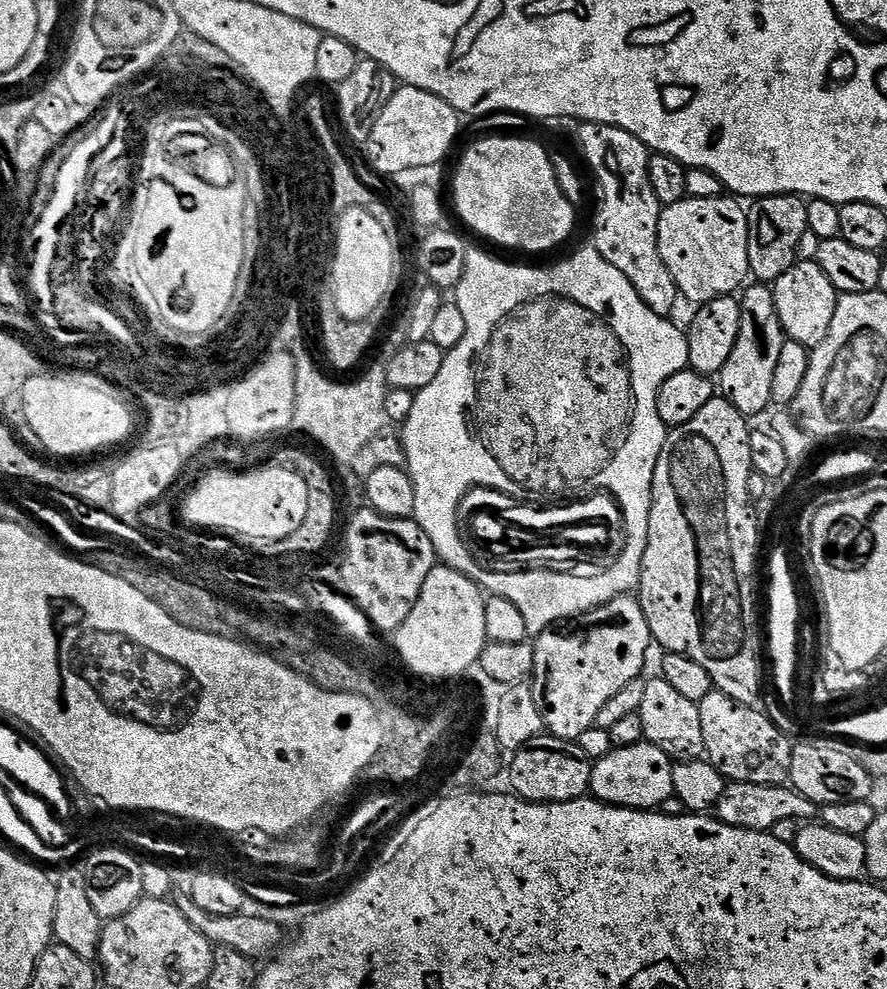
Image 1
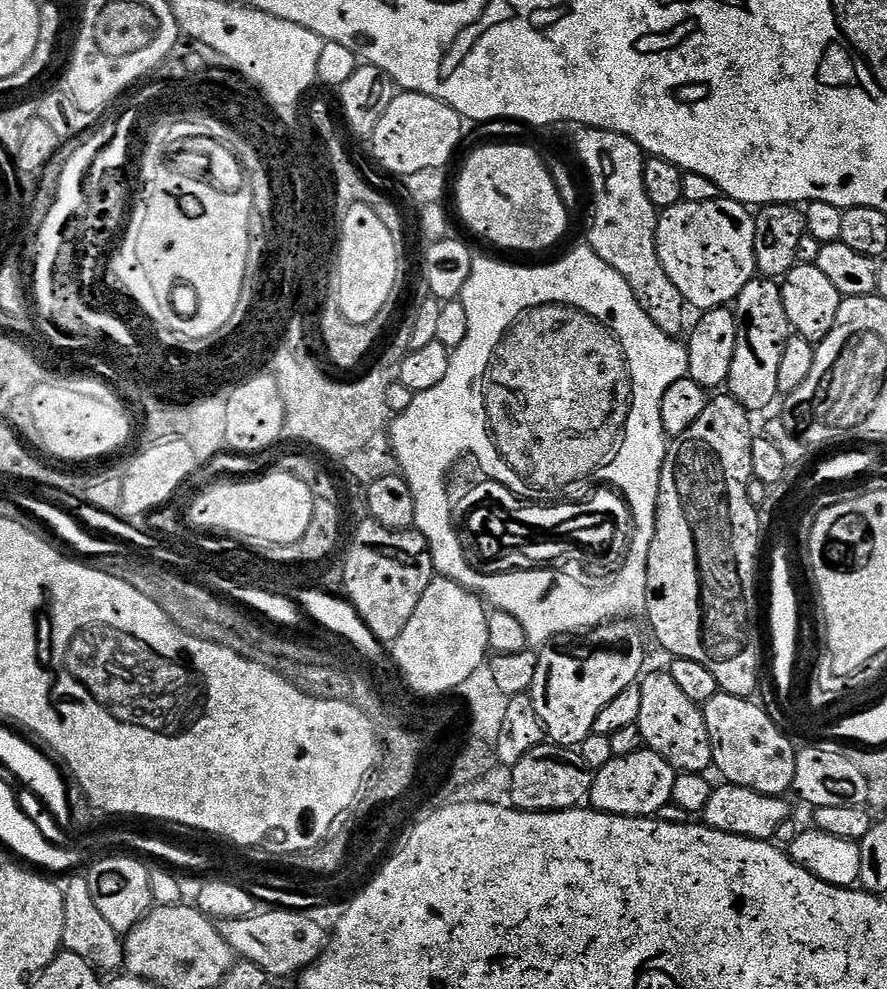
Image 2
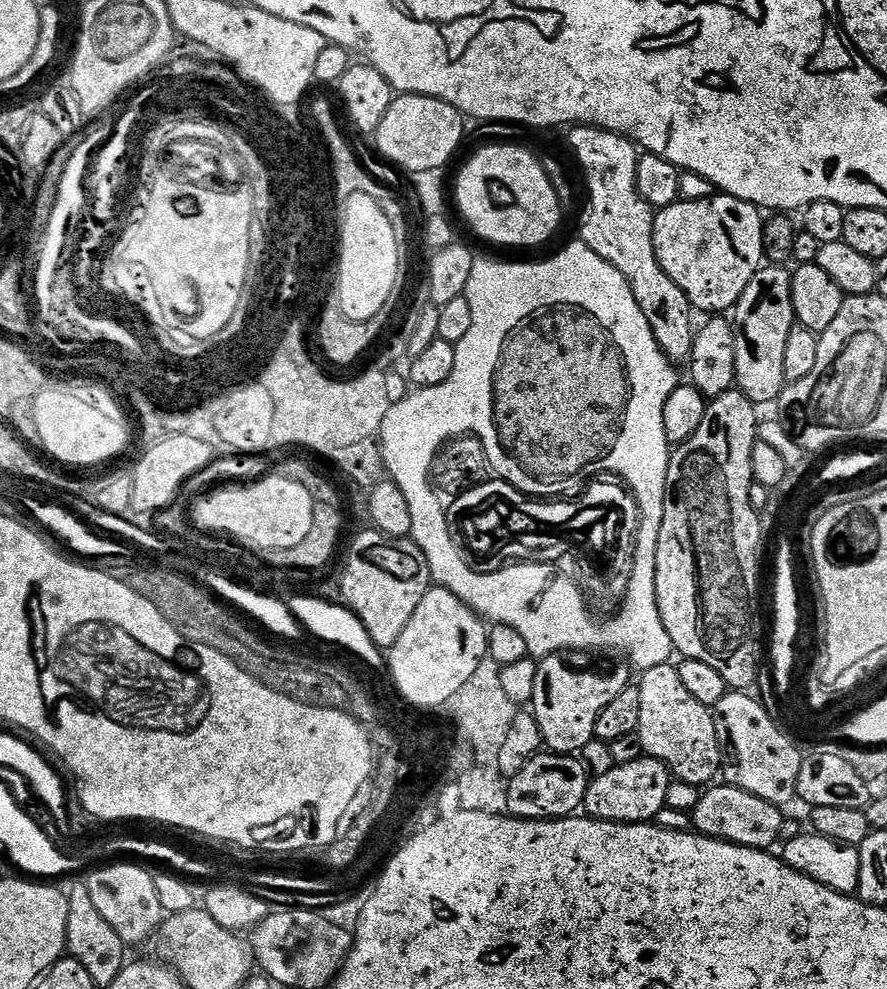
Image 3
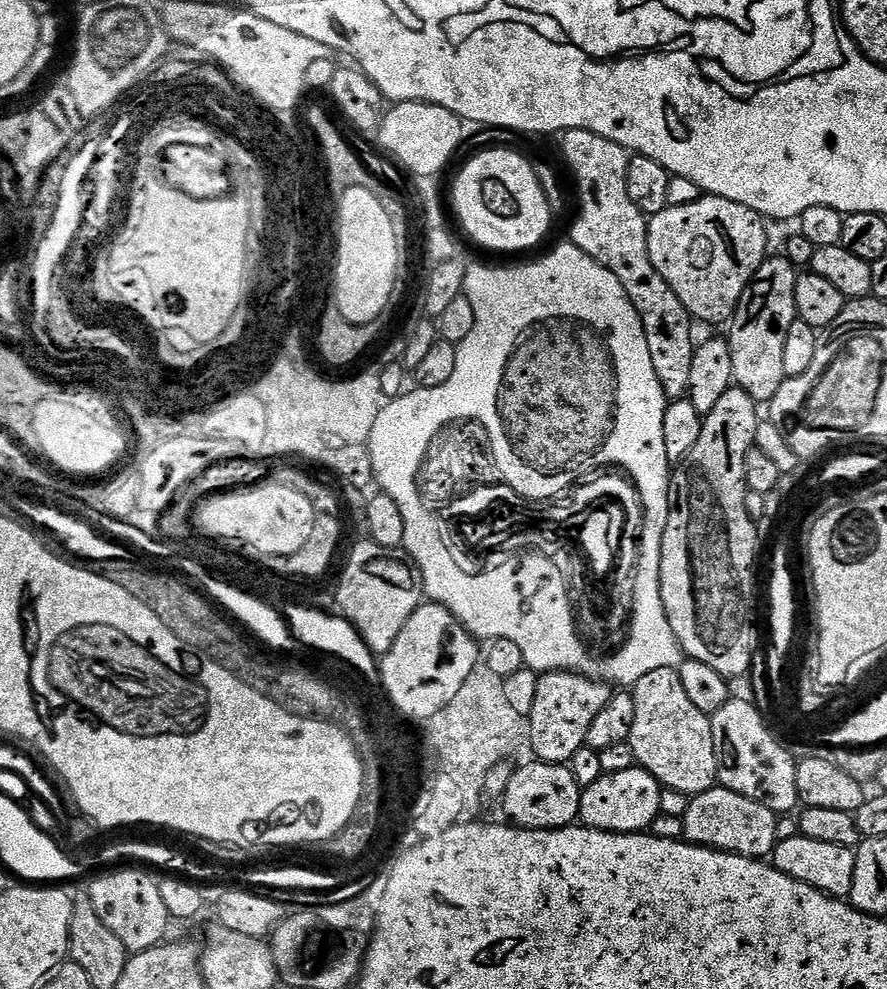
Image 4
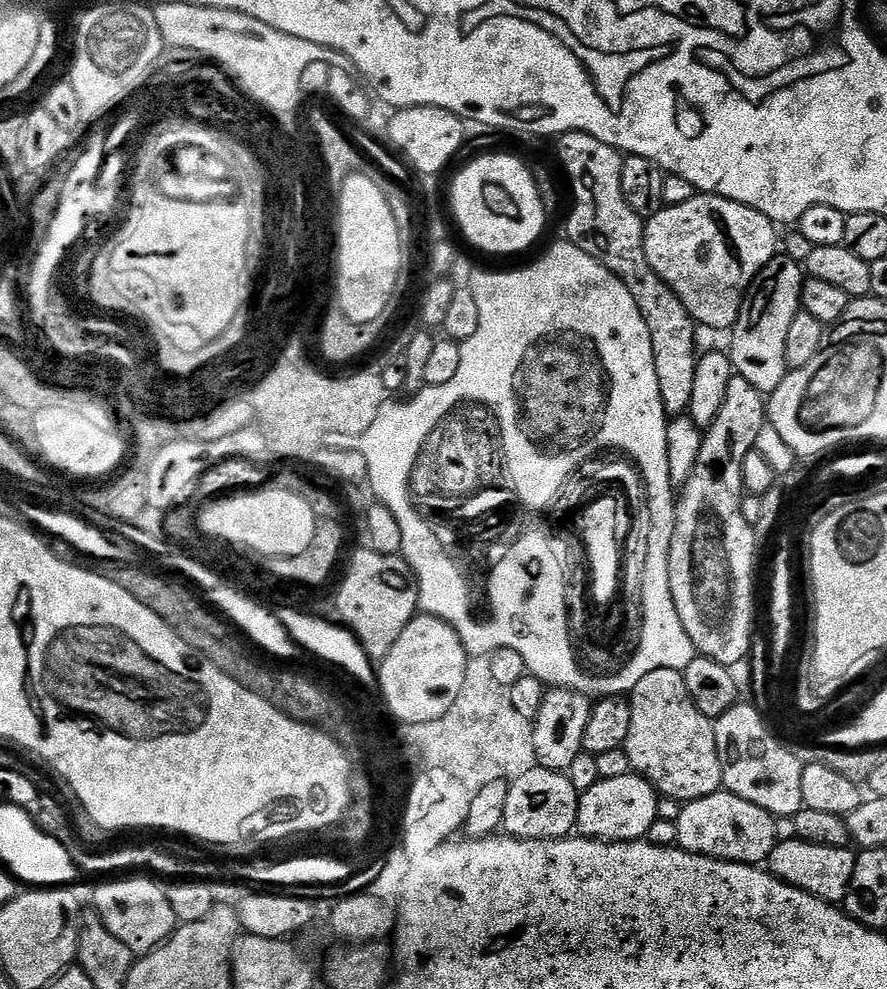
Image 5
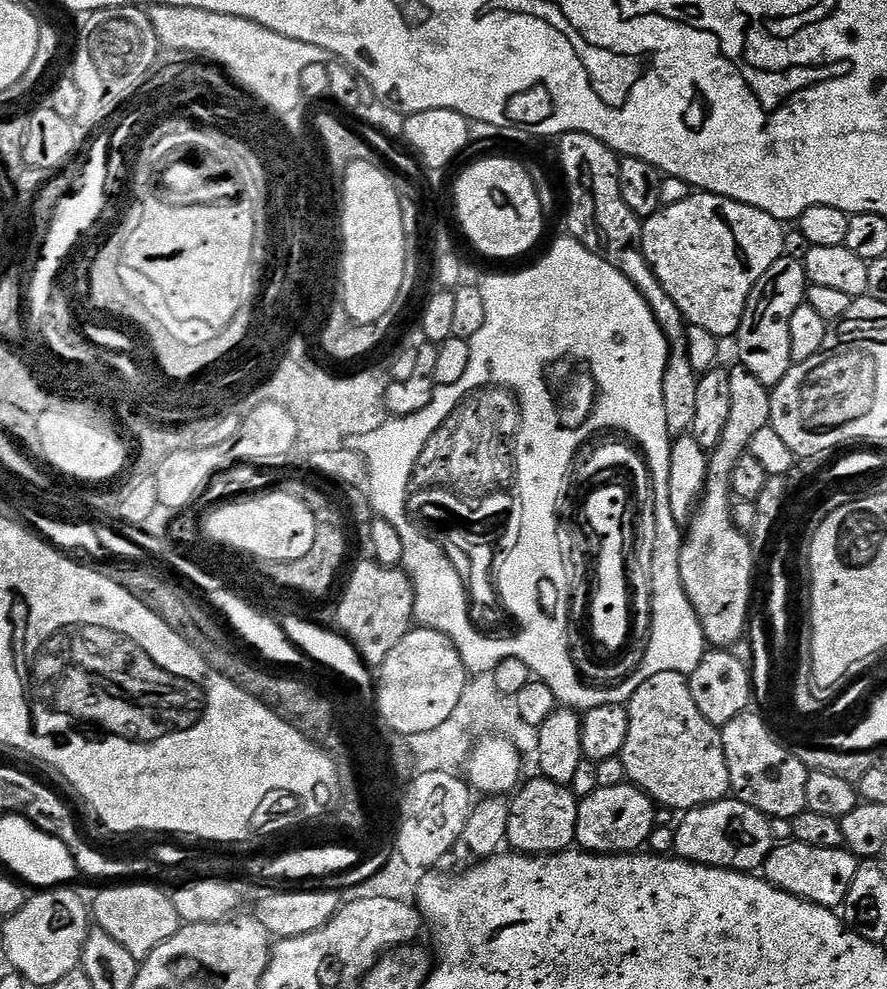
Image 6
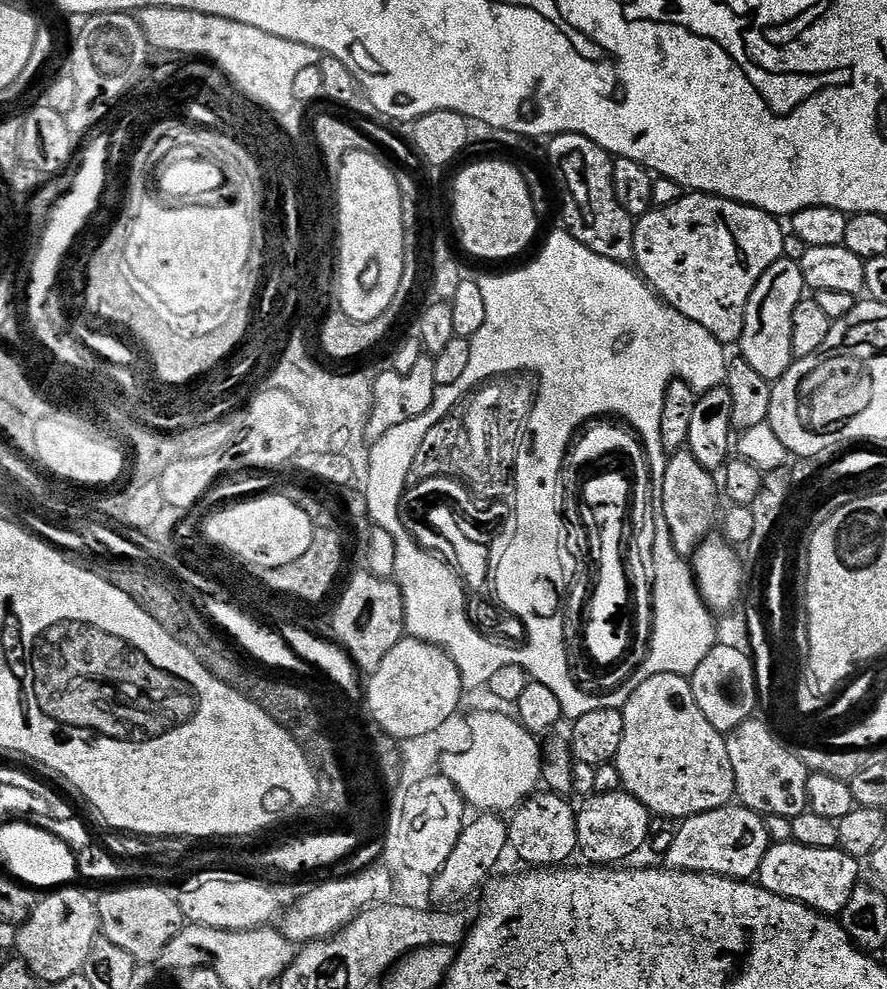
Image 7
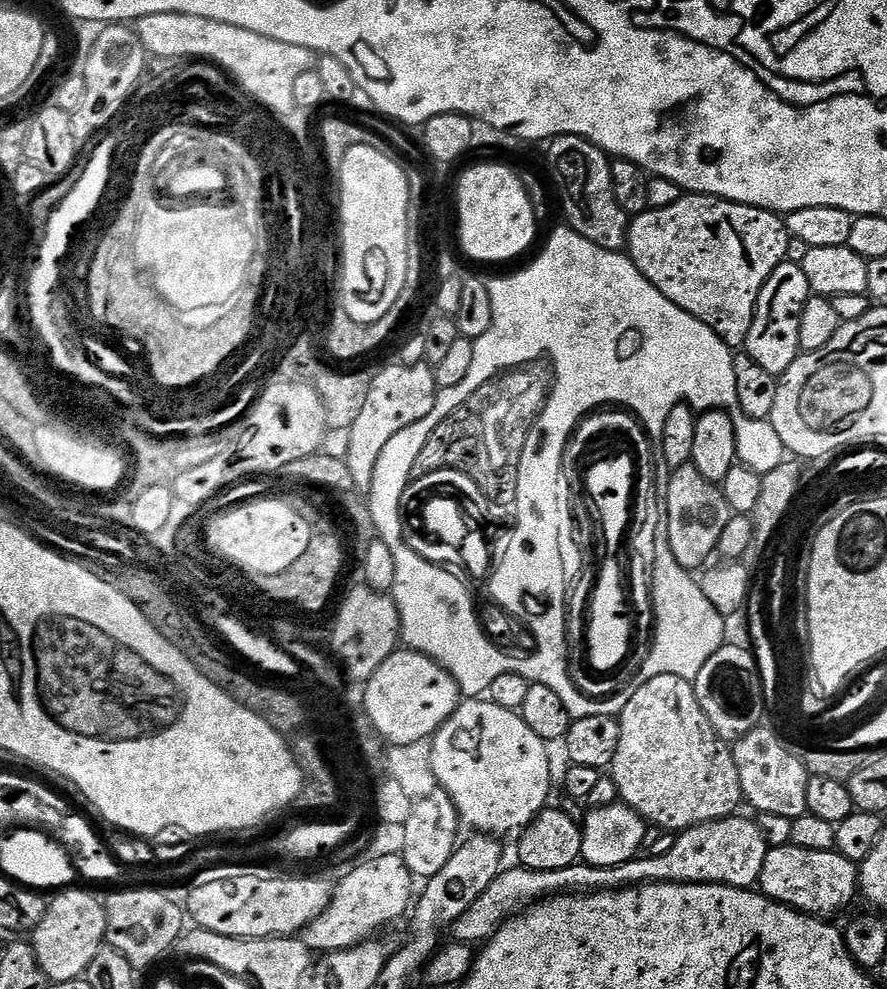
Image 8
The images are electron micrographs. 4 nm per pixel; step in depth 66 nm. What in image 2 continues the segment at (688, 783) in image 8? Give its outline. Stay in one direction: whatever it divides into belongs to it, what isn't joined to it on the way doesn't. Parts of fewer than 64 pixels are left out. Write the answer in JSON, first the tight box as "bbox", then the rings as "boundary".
{"bbox":[639,671,713,773],"boundary":[[[671,671],[650,672],[643,677],[640,684],[642,714],[639,725],[645,745],[653,752],[662,754],[662,758],[666,758],[666,762],[670,762],[677,773],[707,773],[707,768],[711,769],[713,762],[703,707],[686,698],[686,693],[678,687],[678,682],[674,682]]]}

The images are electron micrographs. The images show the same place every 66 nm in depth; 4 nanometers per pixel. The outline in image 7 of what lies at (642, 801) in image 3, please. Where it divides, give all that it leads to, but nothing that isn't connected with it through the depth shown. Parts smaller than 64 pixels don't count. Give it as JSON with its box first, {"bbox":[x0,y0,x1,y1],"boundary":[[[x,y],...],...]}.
{"bbox":[576,791,653,866],"boundary":[[[626,791],[614,794],[595,794],[587,797],[579,805],[576,814],[576,829],[578,830],[578,852],[585,856],[587,863],[592,866],[616,866],[628,862],[640,847],[647,845],[650,840],[650,830],[653,815],[638,798]]]}

